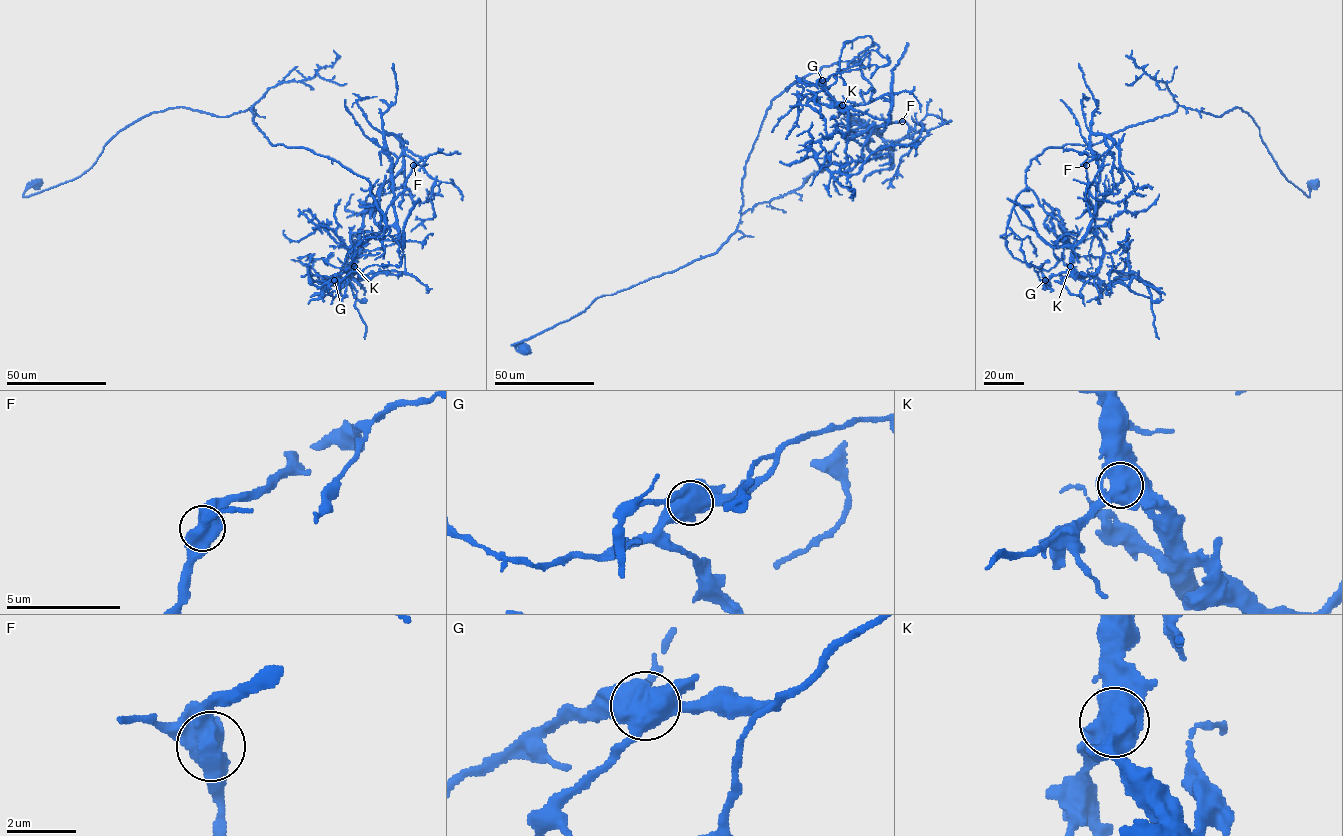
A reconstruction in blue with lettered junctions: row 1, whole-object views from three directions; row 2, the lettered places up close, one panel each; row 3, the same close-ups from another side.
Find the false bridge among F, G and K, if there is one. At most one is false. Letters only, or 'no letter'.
G

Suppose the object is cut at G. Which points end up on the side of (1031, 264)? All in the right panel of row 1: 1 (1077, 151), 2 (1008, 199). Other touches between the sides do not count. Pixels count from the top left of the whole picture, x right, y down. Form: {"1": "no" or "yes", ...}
{"1": "no", "2": "no"}

